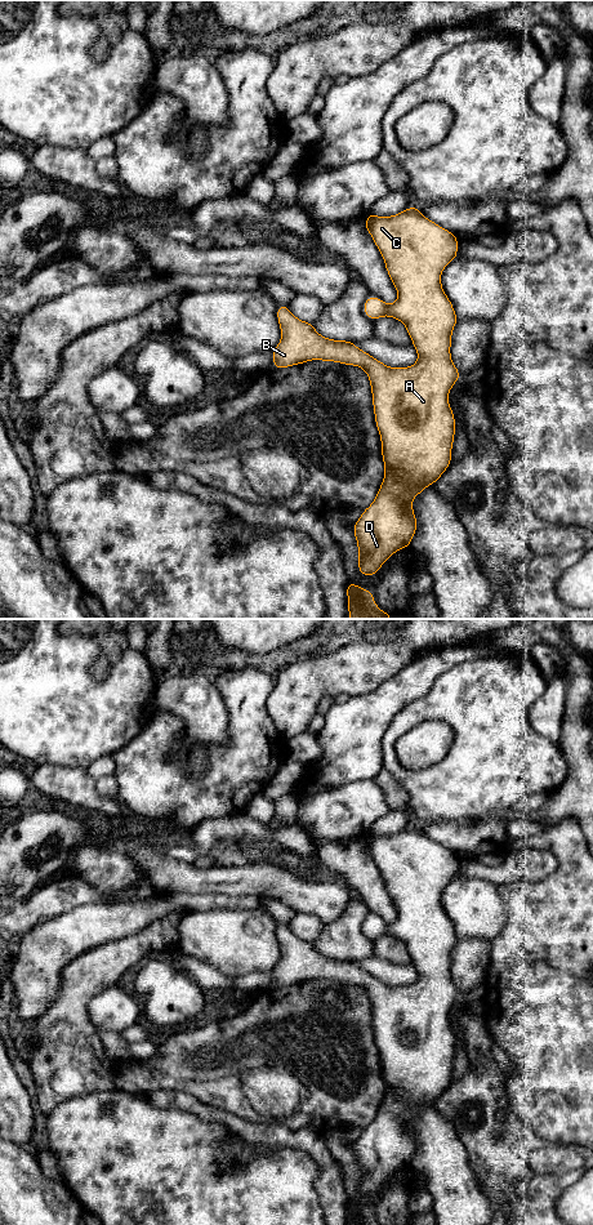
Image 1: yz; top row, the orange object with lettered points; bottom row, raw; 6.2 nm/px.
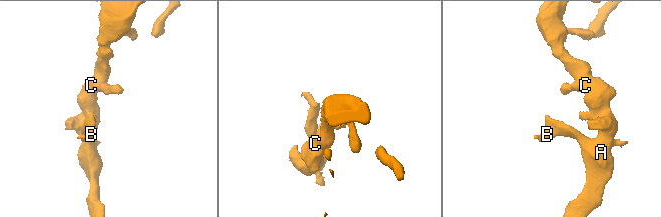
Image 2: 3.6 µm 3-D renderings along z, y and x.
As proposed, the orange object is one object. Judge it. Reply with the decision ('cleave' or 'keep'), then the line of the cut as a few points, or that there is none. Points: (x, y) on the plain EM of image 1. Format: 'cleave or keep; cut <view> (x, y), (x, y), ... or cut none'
keep; cut none

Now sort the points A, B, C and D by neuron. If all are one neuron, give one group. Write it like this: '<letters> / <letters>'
A B C D

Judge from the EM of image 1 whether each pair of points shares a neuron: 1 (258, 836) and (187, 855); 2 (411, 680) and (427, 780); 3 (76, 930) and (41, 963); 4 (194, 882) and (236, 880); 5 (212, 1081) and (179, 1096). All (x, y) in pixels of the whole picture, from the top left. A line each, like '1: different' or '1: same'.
1: same
2: different
3: same
4: same
5: different

